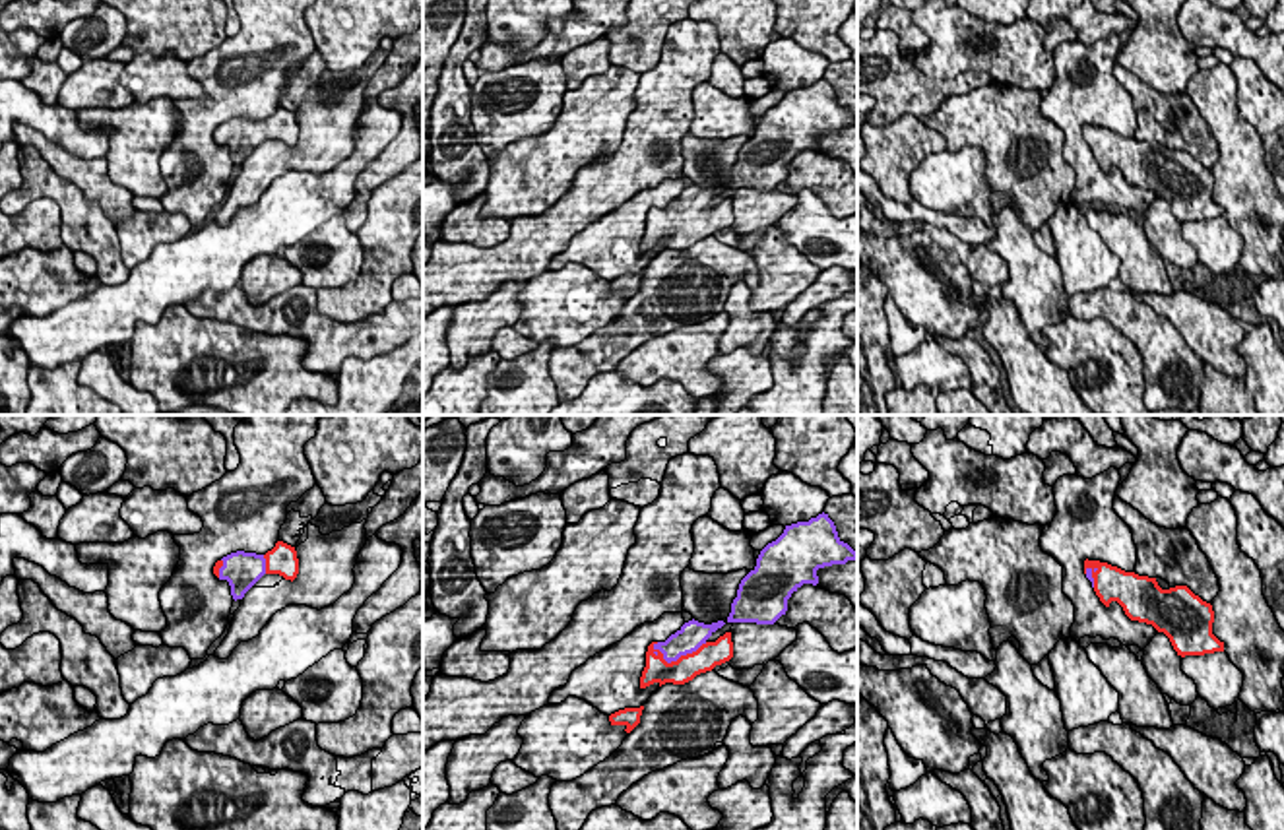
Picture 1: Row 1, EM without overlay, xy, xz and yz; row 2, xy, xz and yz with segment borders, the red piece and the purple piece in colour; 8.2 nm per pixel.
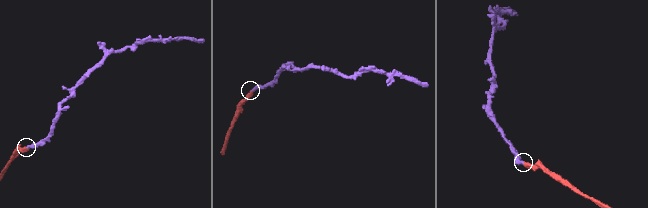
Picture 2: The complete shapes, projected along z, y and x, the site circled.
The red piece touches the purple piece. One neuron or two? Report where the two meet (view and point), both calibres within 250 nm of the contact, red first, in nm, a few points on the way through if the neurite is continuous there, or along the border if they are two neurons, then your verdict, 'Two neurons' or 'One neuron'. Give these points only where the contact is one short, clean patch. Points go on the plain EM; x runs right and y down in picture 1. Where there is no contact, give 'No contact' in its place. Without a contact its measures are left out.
Touches red at xz (679, 223). Thickness 200 nm (red) against 220 nm. One neuron

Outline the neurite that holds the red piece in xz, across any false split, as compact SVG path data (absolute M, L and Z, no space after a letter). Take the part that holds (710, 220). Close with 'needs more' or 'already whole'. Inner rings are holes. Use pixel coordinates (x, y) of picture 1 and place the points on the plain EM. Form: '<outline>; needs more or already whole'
M698 186L685 188L665 208L652 208L646 217L646 233L640 242L640 254L654 248L685 250L696 240L712 237L733 223L731 198L716 208L708 204L725 188L704 190Z; needs more

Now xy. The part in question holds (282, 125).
M277 107L266 120L237 116L215 128L213 140L227 145L233 165L242 165L244 159L264 142L279 140L285 145L295 145L299 140L299 124L295 112Z; needs more

